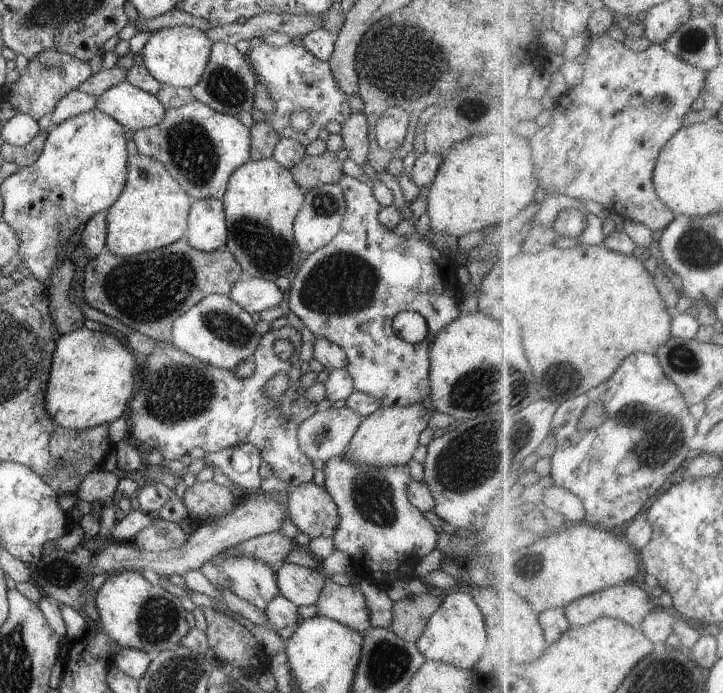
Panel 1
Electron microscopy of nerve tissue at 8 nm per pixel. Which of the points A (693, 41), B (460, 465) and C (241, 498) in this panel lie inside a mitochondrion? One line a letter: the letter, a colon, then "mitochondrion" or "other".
A: mitochondrion
B: mitochondrion
C: other

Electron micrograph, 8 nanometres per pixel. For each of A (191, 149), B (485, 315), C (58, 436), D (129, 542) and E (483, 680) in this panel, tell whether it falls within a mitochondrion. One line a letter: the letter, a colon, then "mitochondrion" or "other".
A: mitochondrion
B: other
C: other
D: other
E: other

